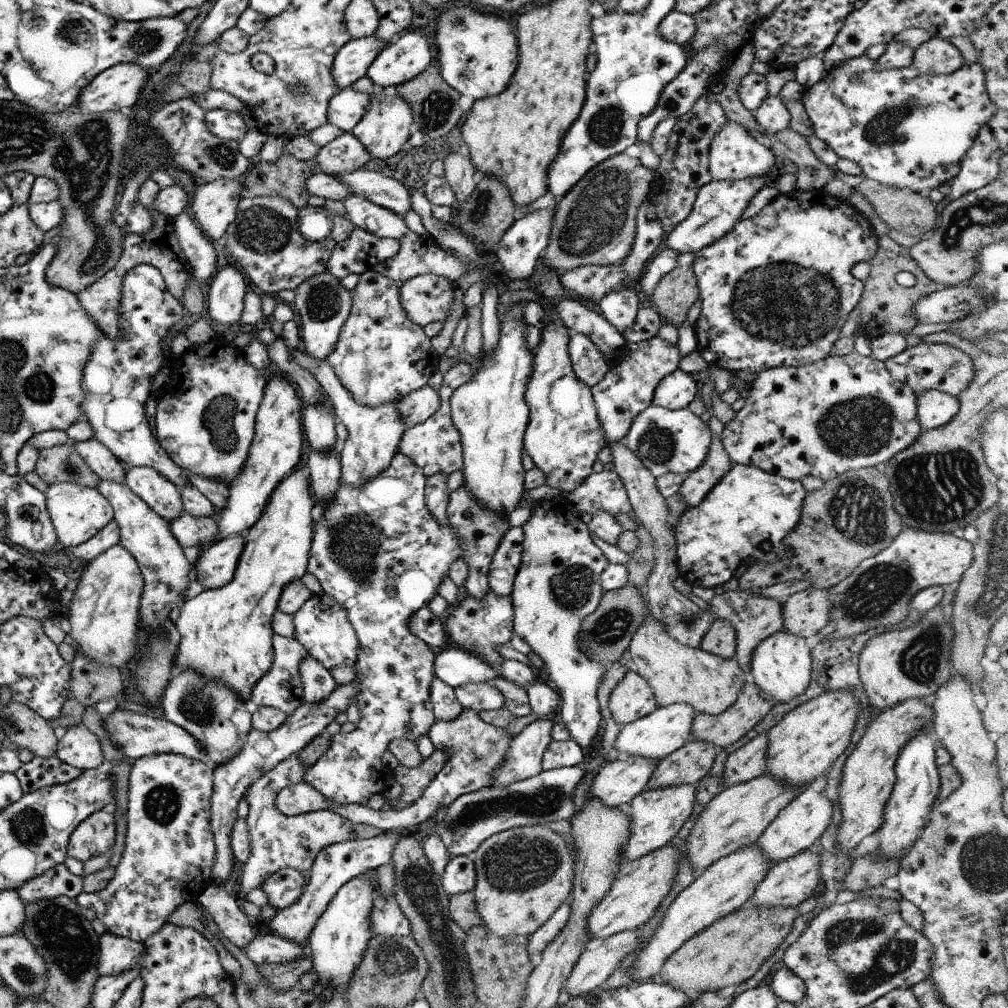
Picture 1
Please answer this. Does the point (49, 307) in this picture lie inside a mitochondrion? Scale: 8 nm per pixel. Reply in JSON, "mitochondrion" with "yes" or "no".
{"mitochondrion":"no"}

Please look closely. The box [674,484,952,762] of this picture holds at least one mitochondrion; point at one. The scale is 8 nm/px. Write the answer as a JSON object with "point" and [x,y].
{"point":[877,591]}

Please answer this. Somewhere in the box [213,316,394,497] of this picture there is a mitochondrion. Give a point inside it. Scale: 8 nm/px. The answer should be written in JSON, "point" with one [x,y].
{"point":[367,372]}

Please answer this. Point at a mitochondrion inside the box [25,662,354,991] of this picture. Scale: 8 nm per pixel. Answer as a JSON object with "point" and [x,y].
{"point":[57,932]}

